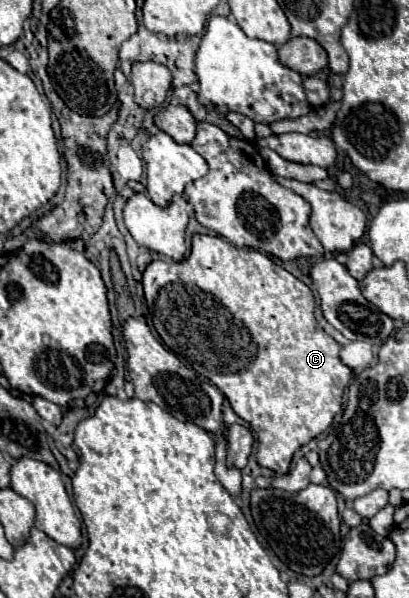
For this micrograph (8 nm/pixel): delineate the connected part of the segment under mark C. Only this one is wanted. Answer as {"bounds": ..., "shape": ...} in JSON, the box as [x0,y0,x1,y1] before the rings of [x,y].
{"bounds":[143,235,353,473],"shape":[[[193,235],[193,247],[191,247],[191,255],[185,257],[183,261],[153,261],[147,265],[145,273],[143,273],[143,289],[145,289],[145,301],[153,319],[153,325],[159,333],[159,337],[163,339],[163,343],[179,357],[185,359],[199,375],[205,375],[211,379],[211,383],[227,397],[227,401],[231,403],[233,411],[245,419],[251,429],[257,433],[257,441],[259,441],[259,449],[257,449],[257,463],[261,467],[273,469],[275,473],[287,473],[289,465],[291,465],[291,457],[293,453],[309,443],[313,437],[317,437],[319,433],[323,433],[333,417],[339,413],[341,401],[343,401],[343,393],[345,387],[349,385],[353,373],[347,365],[341,363],[339,359],[339,345],[317,325],[313,309],[315,309],[315,301],[313,301],[313,293],[311,289],[299,281],[297,277],[293,277],[291,273],[287,273],[283,267],[275,265],[267,255],[255,251],[255,249],[239,249],[235,245],[231,245],[229,241],[225,241],[223,237],[217,235]]]}

